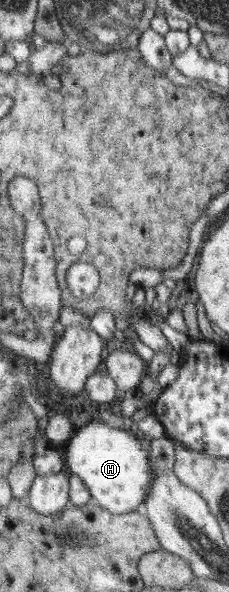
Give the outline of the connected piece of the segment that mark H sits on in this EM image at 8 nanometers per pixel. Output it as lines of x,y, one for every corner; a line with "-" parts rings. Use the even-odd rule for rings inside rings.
94,420
78,429
65,449
67,471
83,480
94,503
114,514
142,511
149,493
153,493
153,467
150,451
144,449
139,437
132,432
115,429
103,421

